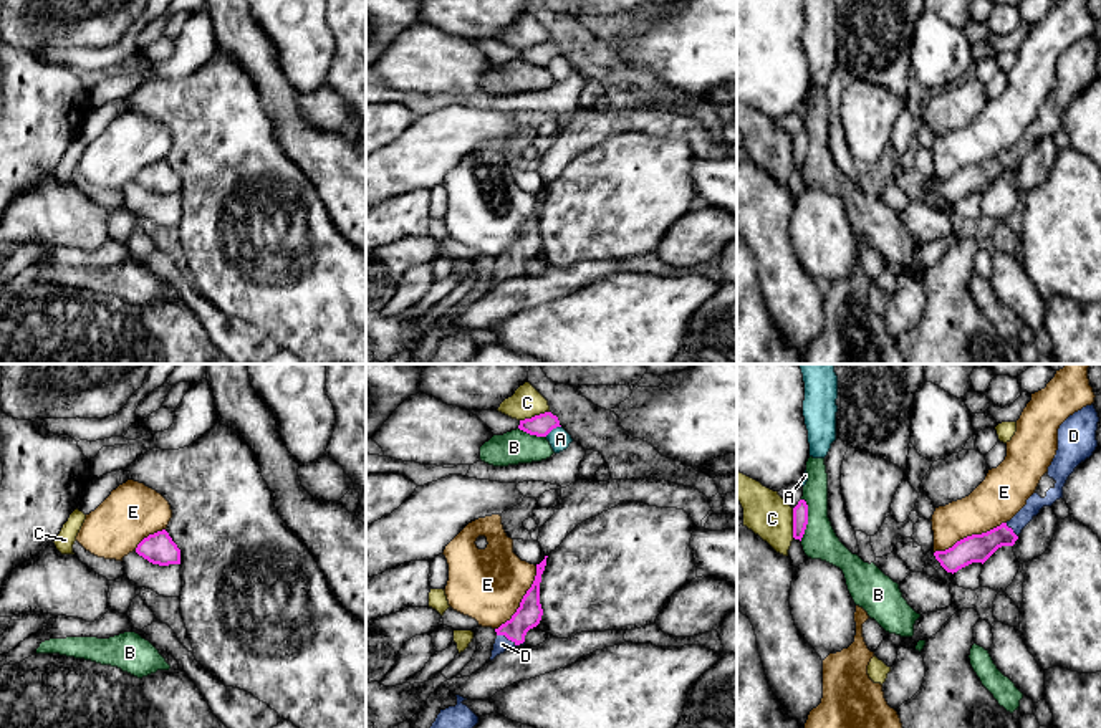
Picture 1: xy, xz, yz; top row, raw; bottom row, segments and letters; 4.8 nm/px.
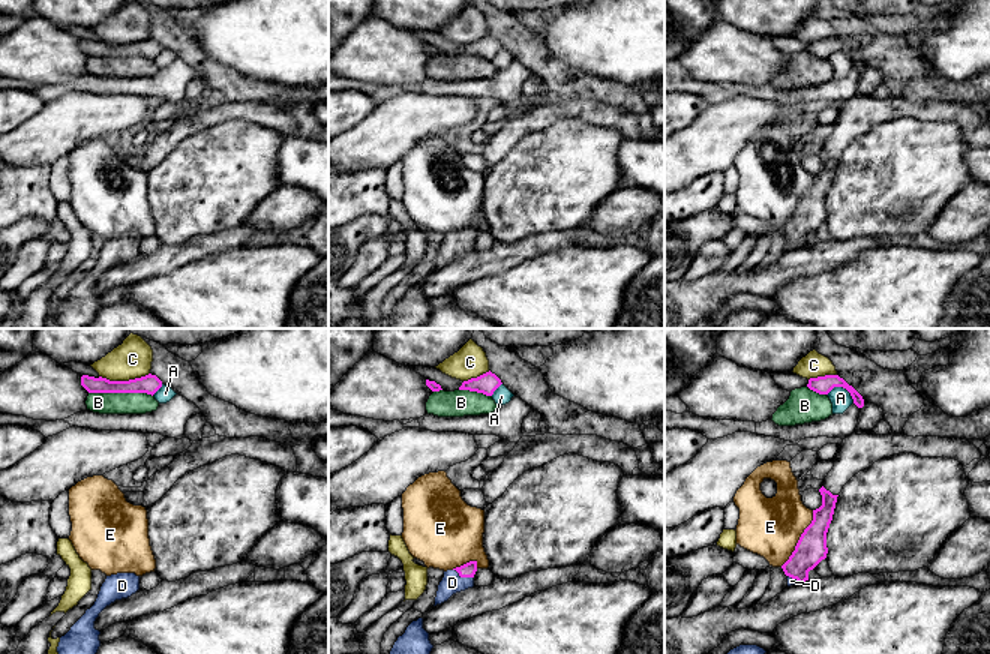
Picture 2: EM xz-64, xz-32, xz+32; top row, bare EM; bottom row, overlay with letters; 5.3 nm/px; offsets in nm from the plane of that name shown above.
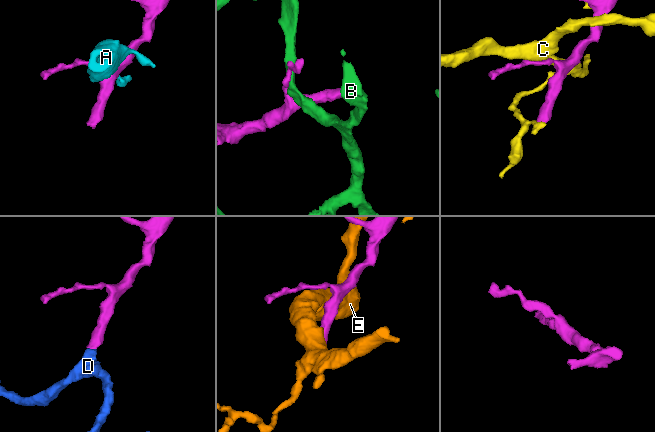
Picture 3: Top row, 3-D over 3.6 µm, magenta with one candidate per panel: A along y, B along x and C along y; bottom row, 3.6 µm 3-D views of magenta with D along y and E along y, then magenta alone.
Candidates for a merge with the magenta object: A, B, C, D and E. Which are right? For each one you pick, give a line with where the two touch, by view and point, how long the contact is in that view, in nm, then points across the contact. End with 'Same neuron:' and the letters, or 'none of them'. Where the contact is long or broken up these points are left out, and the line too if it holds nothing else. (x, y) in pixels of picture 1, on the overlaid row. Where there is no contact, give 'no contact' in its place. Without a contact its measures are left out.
D: meets magenta in xz at (510, 639); contact 140 nm long; runs through xz (528, 614), (510, 639), (502, 644)
Same neuron: D

